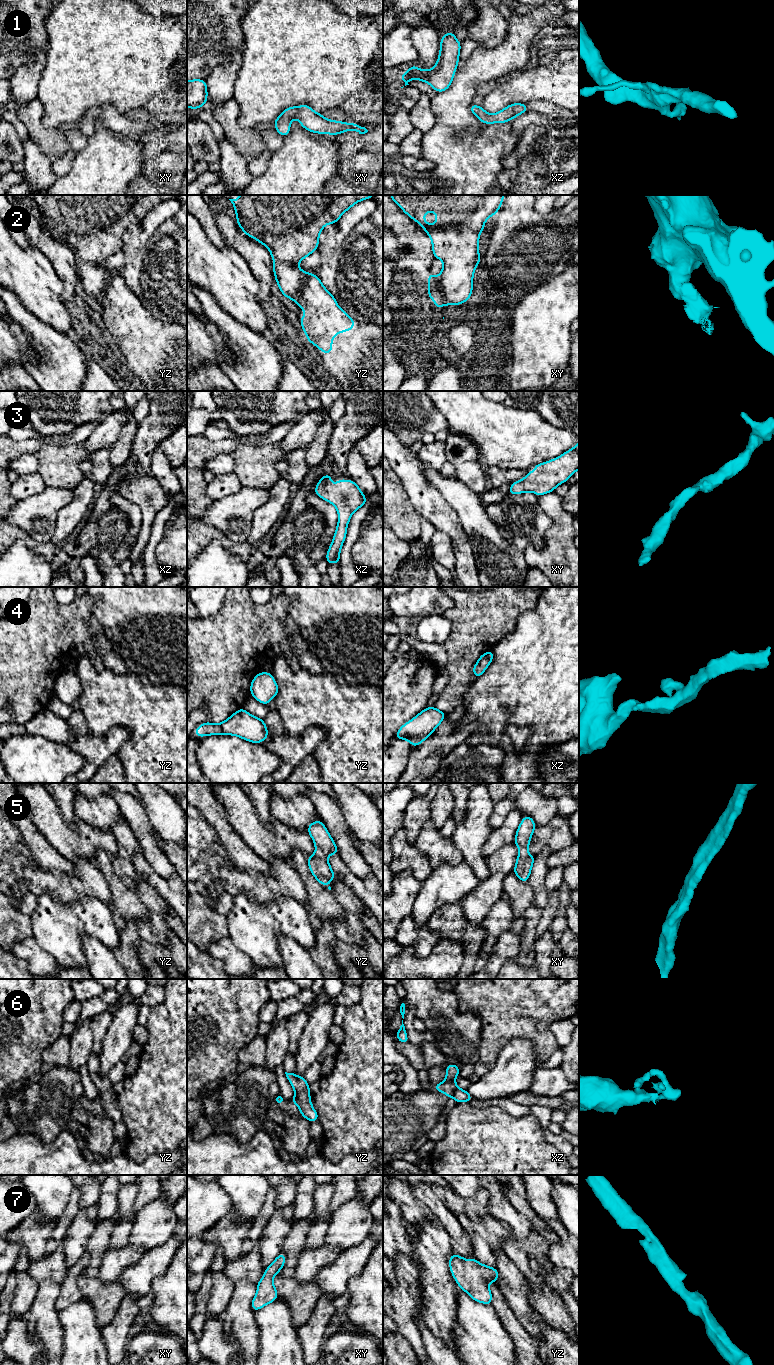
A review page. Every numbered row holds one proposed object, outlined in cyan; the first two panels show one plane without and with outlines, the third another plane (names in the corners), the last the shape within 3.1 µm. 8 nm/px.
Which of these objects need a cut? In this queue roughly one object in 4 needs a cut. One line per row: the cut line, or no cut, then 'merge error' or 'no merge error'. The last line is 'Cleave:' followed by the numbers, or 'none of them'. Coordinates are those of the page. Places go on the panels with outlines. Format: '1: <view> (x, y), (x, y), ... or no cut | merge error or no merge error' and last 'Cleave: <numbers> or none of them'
1: no cut | no merge error
2: yz (306, 274), (306, 279), (295, 301) | merge error
3: no cut | no merge error
4: no cut | no merge error
5: no cut | no merge error
6: xz (457, 1087), (452, 1096) | merge error
7: no cut | no merge error
Cleave: 2, 6

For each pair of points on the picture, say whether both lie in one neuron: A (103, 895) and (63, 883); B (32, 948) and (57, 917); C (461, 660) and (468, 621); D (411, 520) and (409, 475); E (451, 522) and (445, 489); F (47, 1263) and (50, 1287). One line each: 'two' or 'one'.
A: one
B: two
C: one
D: two
E: two
F: two

